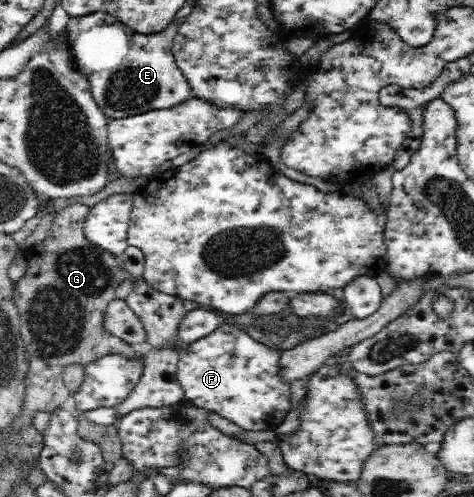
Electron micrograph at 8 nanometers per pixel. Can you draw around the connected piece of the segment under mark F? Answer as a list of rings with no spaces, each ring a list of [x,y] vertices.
[[[223,322],[215,332],[179,351],[177,378],[184,399],[223,416],[244,430],[273,430],[291,411],[291,390],[281,375],[280,351],[253,340],[239,326]]]

